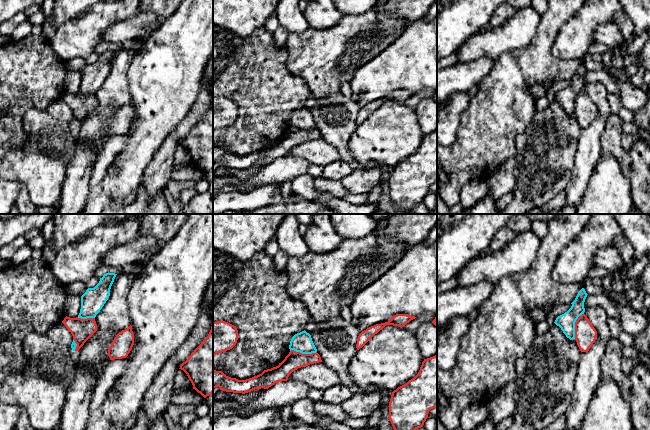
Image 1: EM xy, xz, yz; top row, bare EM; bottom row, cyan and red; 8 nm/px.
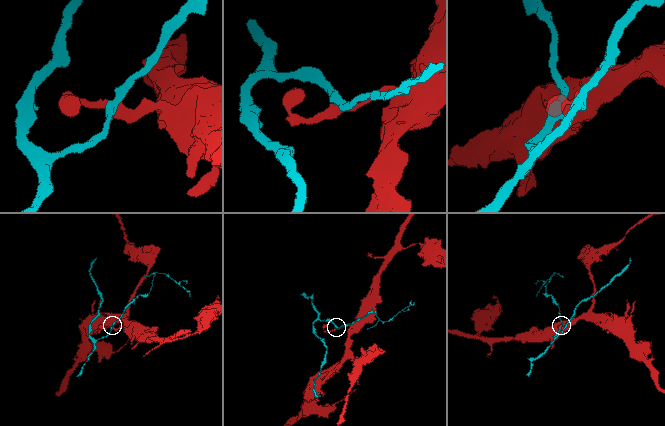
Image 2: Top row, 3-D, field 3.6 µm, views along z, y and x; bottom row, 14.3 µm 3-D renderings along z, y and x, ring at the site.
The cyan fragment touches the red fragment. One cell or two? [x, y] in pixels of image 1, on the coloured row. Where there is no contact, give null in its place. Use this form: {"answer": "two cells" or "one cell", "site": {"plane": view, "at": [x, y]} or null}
{"answer": "two cells", "site": {"plane": "yz", "at": [574, 325]}}

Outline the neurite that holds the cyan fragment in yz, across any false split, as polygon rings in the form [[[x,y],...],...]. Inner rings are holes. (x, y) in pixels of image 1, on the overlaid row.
[[[582,288],[578,292],[575,300],[571,303],[571,308],[564,314],[558,316],[554,322],[570,340],[575,339],[575,322],[585,312],[584,302],[587,295],[585,289]]]

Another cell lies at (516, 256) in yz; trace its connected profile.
[[[532,230],[519,232],[497,252],[472,259],[457,274],[458,287],[480,281],[496,285],[502,278],[525,272],[535,261],[541,239]]]

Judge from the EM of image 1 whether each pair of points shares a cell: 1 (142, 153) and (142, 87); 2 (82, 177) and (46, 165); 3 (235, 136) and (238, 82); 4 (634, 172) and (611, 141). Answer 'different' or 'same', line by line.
1: same
2: different
3: same
4: same

